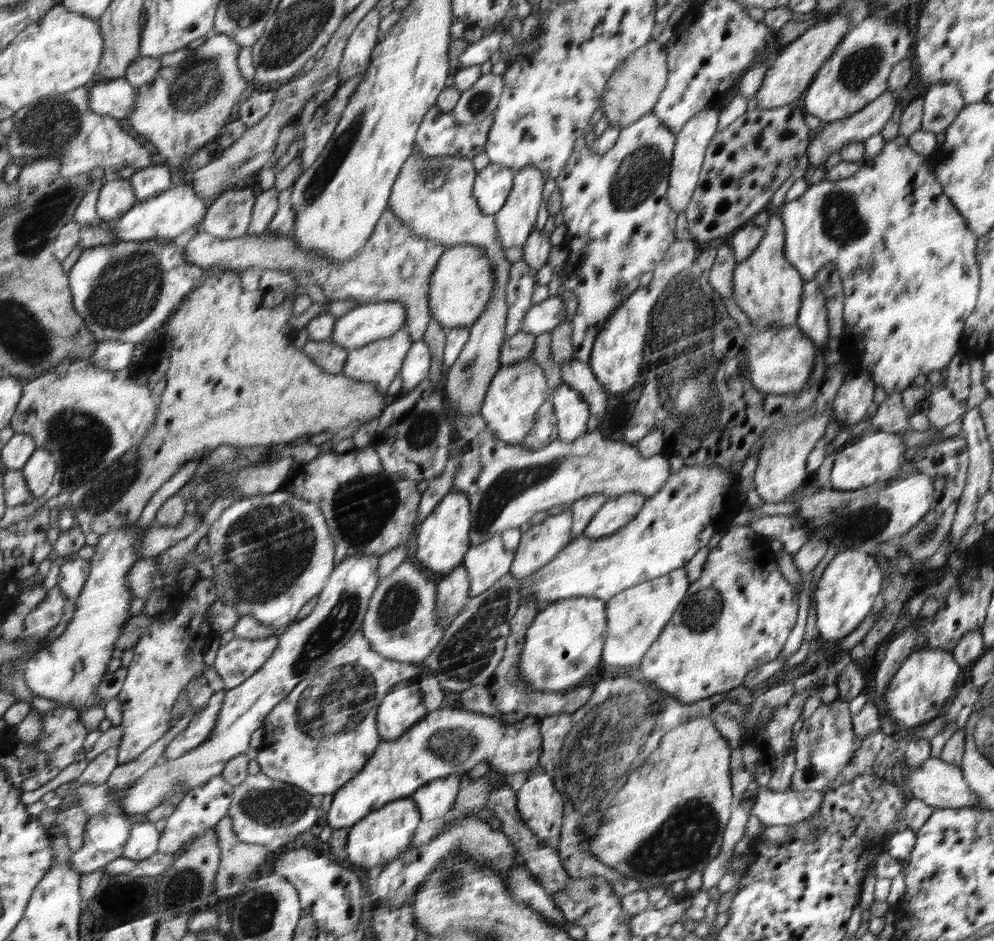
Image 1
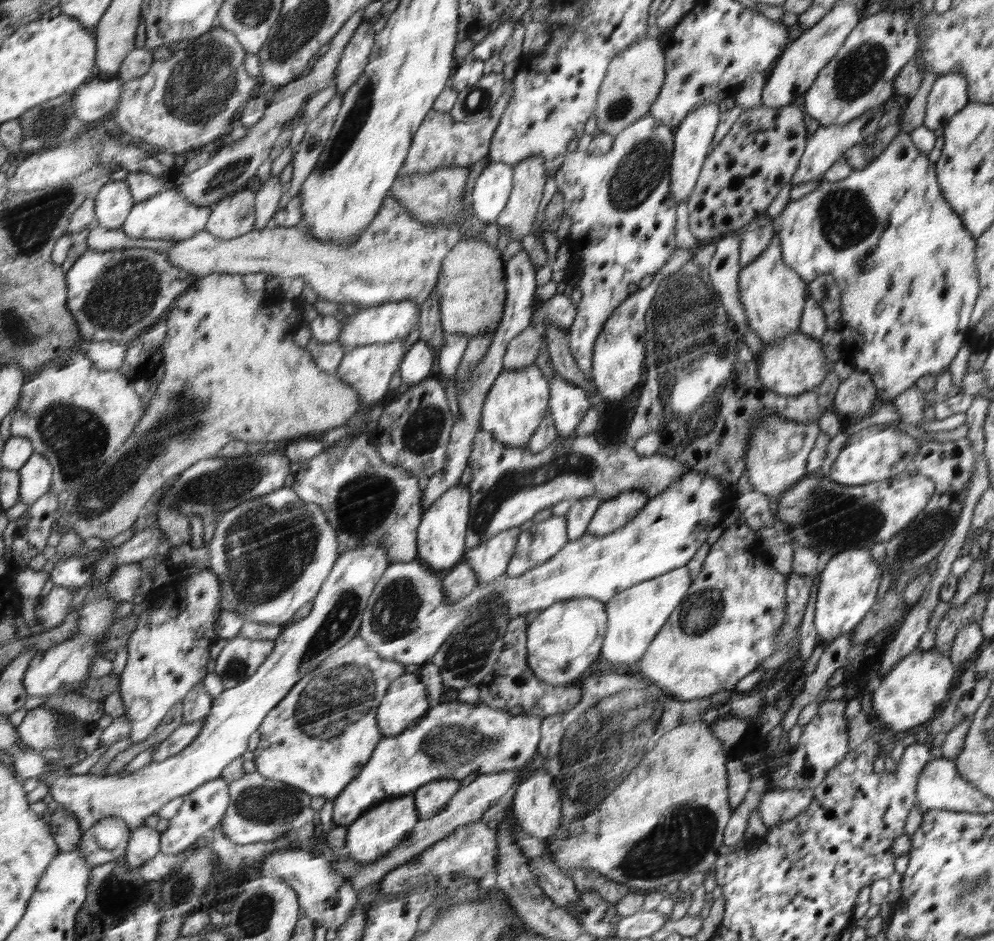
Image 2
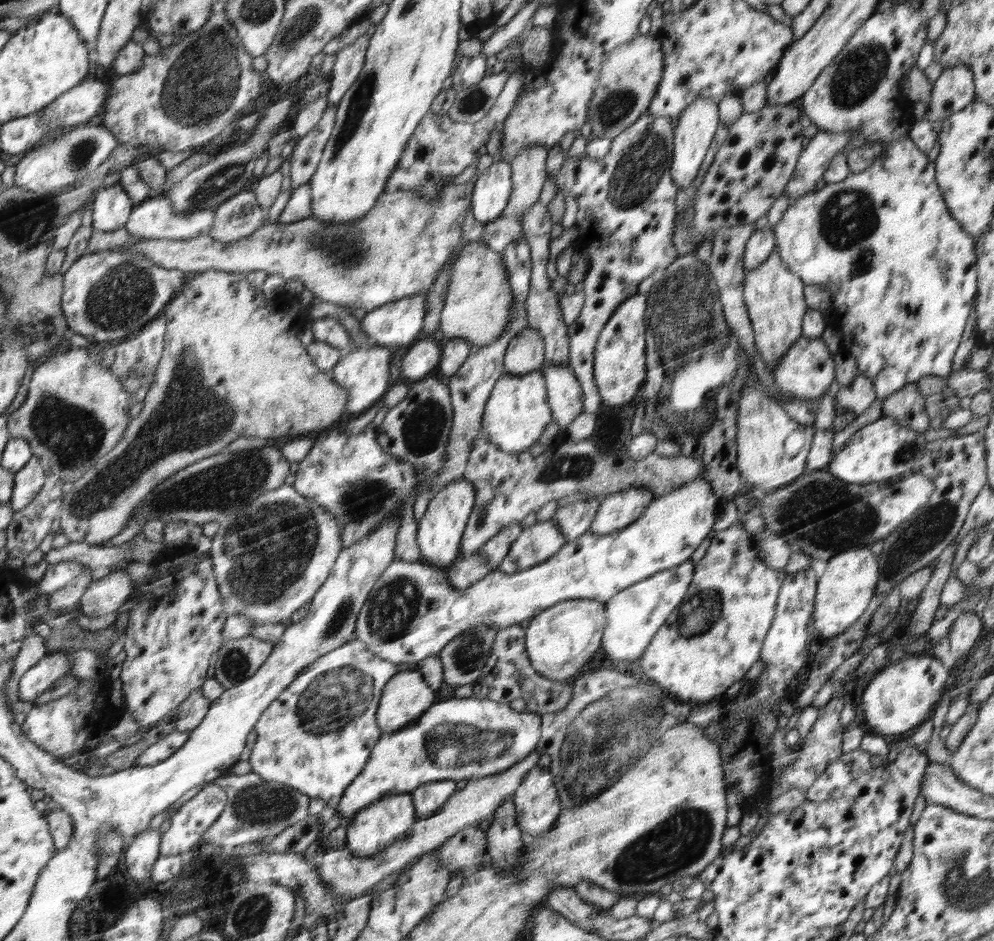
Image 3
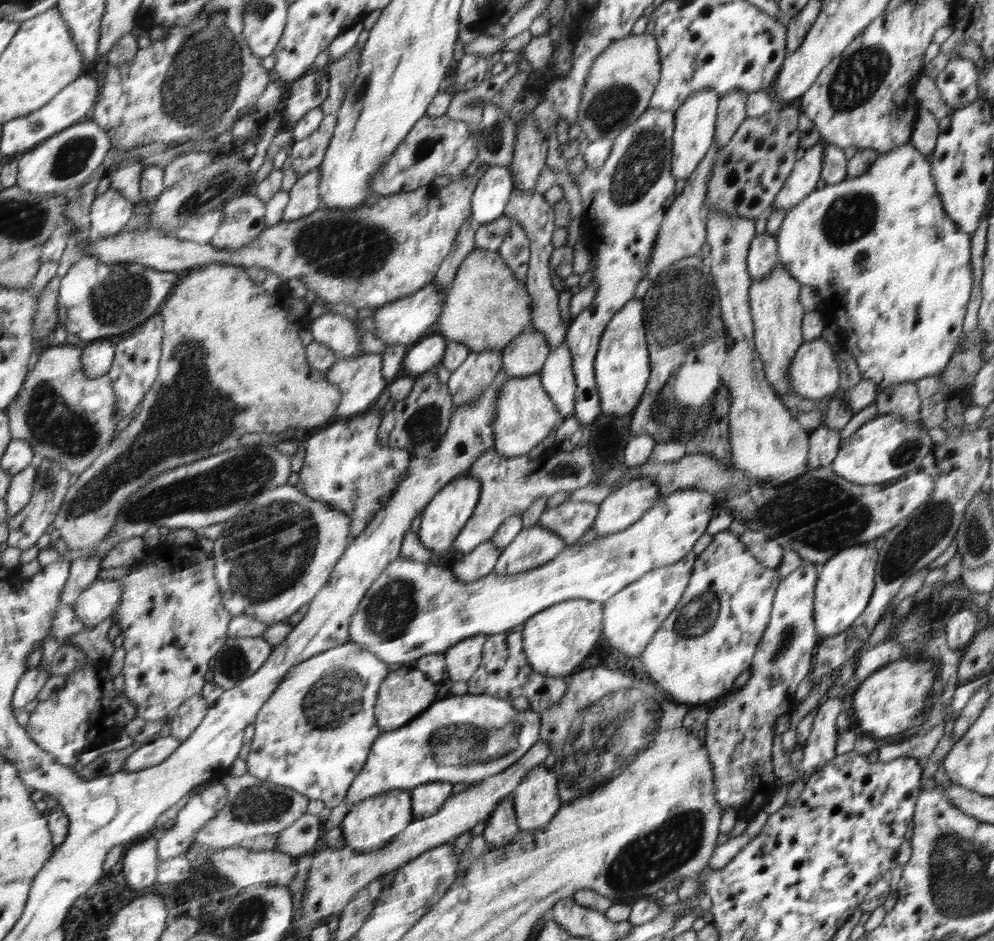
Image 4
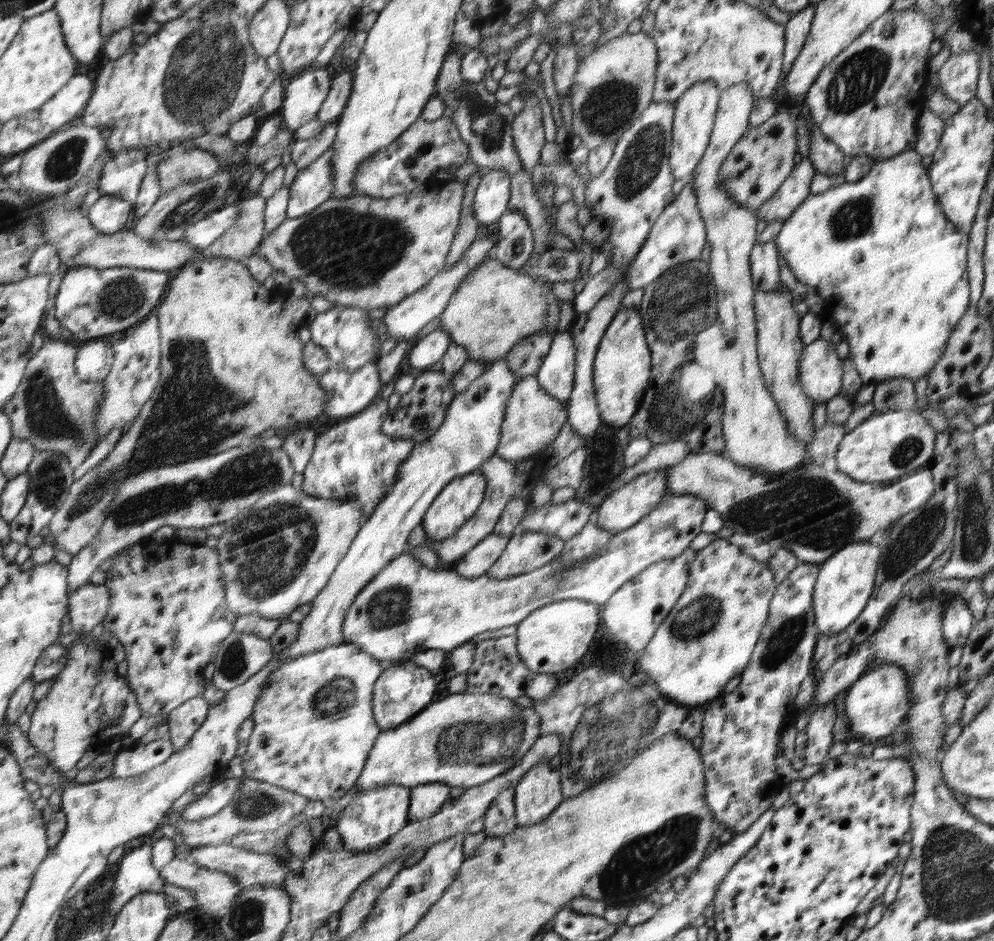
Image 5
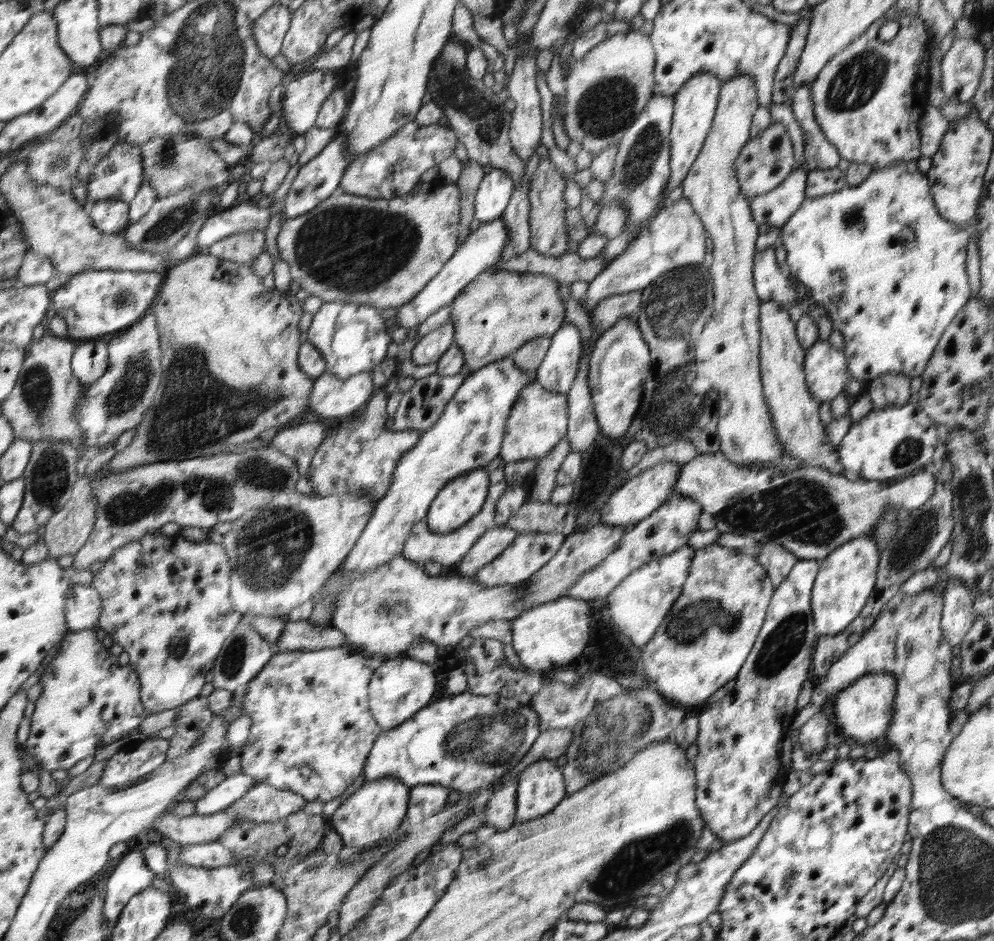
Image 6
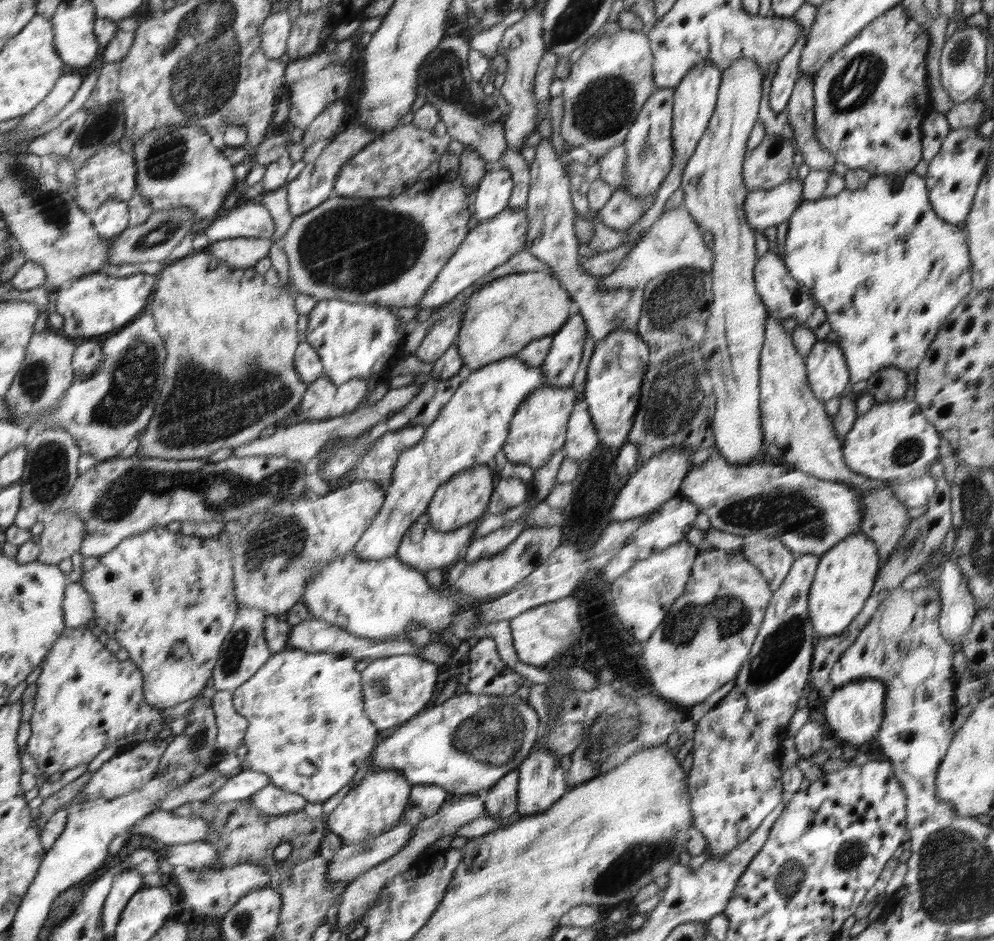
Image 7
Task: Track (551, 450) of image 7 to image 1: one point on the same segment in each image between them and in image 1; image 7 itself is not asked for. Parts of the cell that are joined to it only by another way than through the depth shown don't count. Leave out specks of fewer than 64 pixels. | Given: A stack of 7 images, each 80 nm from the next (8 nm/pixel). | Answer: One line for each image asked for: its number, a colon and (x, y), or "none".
1: (517, 391)
2: (515, 406)
3: (516, 413)
4: (526, 415)
5: (533, 419)
6: (539, 420)

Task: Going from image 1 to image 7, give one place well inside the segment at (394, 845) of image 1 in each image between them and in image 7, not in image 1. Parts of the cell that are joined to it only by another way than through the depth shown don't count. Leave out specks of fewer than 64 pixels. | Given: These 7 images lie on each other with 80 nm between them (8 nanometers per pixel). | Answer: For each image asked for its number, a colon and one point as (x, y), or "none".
2: (382, 829)
3: (375, 828)
4: (369, 826)
5: (372, 817)
6: (377, 809)
7: (372, 808)

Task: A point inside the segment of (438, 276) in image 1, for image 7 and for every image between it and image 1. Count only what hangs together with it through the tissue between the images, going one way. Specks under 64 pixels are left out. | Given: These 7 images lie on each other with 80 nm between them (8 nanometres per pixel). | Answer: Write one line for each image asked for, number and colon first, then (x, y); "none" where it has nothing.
2: (472, 290)
3: (479, 296)
4: (487, 307)
5: (496, 307)
6: (497, 313)
7: (502, 317)

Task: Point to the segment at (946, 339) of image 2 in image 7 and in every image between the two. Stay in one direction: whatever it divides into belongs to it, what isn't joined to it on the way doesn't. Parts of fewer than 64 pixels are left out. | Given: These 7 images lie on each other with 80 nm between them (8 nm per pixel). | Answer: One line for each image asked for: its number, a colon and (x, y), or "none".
3: (901, 270)
4: (880, 249)
5: (893, 271)
6: (891, 272)
7: (887, 270)

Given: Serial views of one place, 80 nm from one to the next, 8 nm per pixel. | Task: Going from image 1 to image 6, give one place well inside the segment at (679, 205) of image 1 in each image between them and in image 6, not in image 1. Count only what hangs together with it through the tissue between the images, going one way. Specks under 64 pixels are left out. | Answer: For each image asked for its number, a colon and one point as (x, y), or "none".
2: (694, 138)
3: (697, 126)
4: (695, 130)
5: (696, 109)
6: (696, 104)

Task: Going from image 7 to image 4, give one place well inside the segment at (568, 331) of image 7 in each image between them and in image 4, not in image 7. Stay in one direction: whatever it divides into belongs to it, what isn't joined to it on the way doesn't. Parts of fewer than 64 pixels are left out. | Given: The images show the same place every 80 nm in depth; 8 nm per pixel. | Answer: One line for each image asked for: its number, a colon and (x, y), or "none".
4: (557, 375)
5: (556, 374)
6: (558, 370)

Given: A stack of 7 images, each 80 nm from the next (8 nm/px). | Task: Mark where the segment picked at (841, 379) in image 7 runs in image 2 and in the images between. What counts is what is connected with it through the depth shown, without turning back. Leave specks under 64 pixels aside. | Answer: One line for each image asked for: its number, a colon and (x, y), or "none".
2: (795, 365)
3: (806, 371)
4: (813, 372)
5: (820, 371)
6: (825, 367)

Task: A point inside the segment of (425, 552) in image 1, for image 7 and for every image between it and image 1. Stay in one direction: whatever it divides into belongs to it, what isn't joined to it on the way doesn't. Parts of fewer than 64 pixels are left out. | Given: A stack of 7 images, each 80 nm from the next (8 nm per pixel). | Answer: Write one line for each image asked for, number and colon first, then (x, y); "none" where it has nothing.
2: (441, 537)
3: (439, 534)
4: (445, 516)
5: (459, 500)
6: (463, 497)
7: (463, 498)

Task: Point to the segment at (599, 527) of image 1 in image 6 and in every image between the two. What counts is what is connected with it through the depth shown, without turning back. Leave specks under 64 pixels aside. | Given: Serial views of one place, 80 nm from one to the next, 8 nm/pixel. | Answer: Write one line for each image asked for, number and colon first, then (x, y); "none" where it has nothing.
2: (613, 514)
3: (616, 511)
4: (622, 508)
5: (623, 508)
6: (641, 495)

